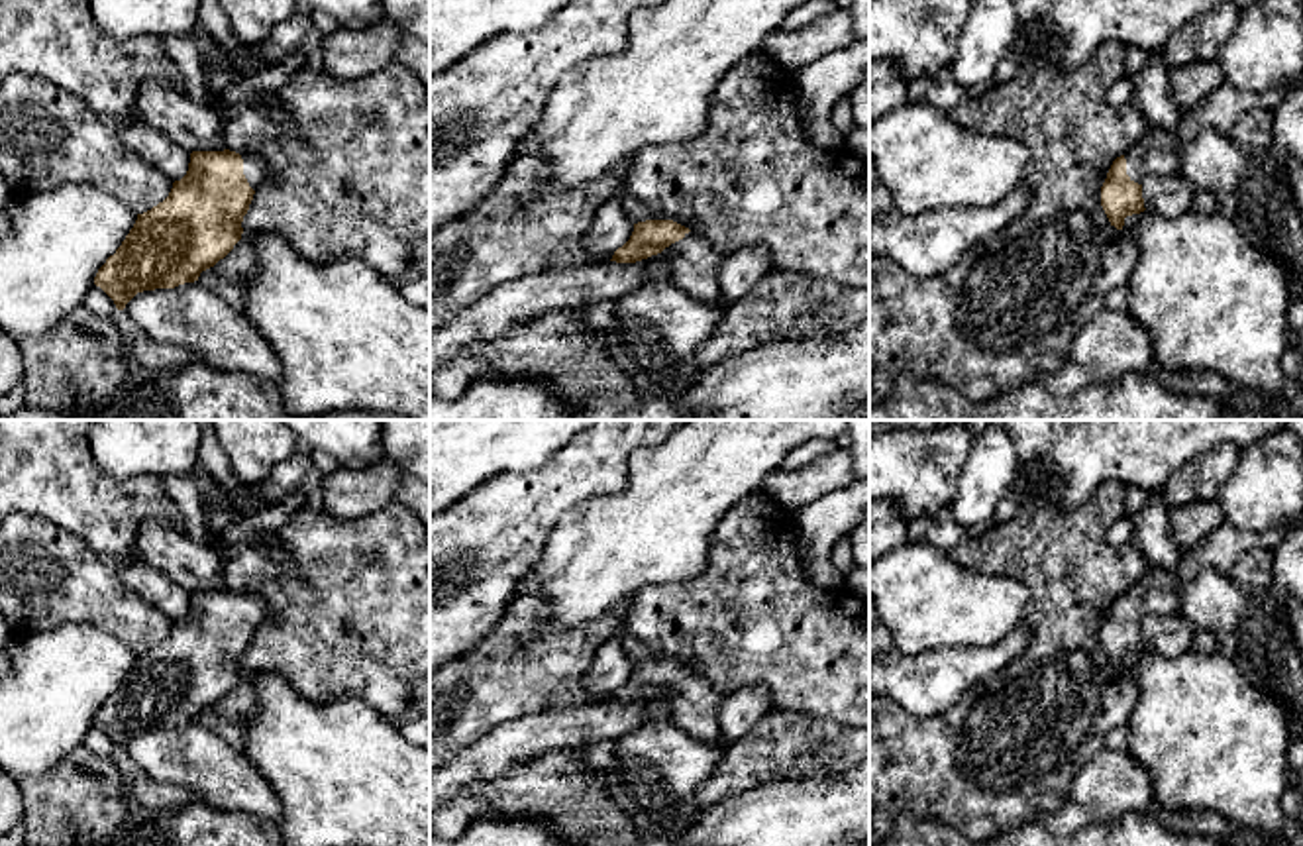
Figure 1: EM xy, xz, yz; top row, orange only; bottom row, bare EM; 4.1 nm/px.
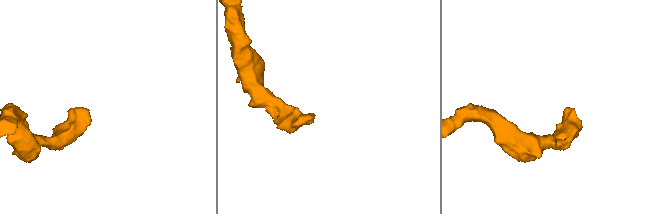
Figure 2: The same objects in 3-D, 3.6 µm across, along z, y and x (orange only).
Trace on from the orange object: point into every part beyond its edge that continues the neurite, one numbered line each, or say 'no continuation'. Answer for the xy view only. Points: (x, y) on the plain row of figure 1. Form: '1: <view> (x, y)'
1: xy (256, 609)

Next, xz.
1: xz (695, 703)

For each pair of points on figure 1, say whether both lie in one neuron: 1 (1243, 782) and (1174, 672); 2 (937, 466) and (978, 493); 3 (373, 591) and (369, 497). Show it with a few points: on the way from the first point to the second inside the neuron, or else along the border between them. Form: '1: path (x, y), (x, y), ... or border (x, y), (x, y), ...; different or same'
1: path (1227, 754), (1198, 725), (1196, 715), (1180, 699); same
2: border (972, 440), (948, 505); different
3: border (397, 501), (356, 519), (336, 519), (324, 511); different

